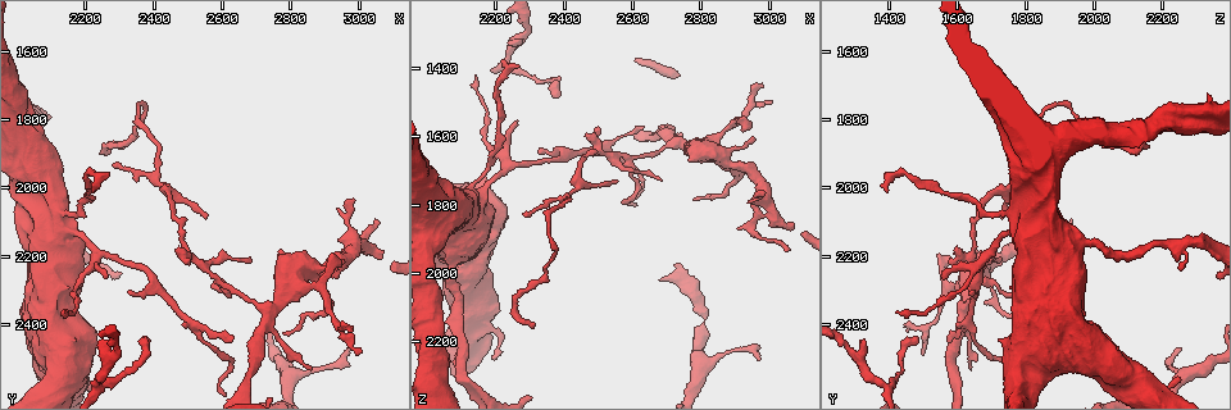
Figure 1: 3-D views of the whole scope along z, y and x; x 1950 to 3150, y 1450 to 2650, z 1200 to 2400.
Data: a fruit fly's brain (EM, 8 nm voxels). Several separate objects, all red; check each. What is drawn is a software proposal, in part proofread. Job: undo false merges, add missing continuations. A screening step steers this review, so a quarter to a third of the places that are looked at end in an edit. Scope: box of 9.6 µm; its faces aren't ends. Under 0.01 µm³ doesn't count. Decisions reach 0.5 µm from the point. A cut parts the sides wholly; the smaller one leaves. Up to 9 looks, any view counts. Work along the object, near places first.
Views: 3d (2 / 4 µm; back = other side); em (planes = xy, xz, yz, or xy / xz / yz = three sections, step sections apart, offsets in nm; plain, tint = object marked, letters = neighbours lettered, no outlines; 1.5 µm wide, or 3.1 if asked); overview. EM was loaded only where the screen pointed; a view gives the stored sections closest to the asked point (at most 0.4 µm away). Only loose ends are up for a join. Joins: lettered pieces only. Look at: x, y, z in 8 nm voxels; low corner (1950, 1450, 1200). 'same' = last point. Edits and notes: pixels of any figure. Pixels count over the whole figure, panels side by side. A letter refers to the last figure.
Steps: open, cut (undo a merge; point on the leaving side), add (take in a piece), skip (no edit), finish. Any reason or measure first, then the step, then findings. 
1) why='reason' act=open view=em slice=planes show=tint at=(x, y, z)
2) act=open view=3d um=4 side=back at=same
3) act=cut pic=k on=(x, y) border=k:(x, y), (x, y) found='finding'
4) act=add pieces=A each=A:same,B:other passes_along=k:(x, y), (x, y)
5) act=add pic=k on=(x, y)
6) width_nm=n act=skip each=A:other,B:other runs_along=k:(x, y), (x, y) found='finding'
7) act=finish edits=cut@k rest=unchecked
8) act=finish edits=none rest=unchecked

why='abrupt turn' act=open view=em slice=planes show=plain at=(2230, 2580, 1390)

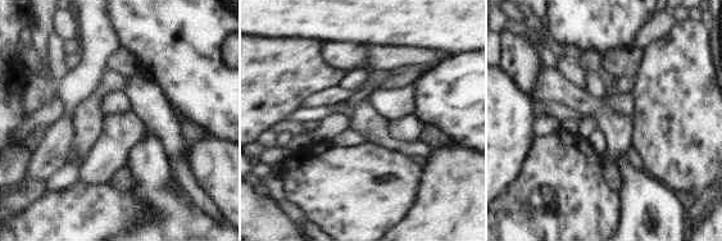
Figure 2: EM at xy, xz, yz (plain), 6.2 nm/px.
why='what lies round it' act=open view=em slice=planes show=letters at=same

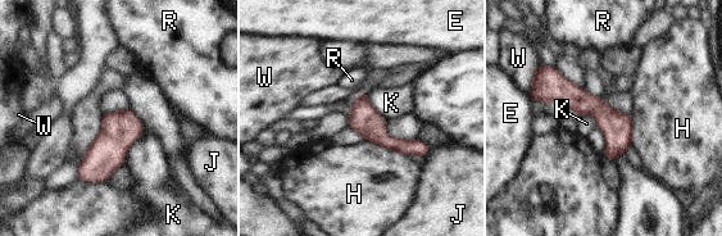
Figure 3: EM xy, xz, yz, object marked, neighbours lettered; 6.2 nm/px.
act=skip each=E:other,H:other,J:other,K:other,R:other,W:other runs_along=3:(535, 96), (593, 105), (623, 149) found='continuous, no second neuron'

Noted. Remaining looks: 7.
why='an open end' act=open view=em slice=planes show=letters at=(2140, 2370, 1420)

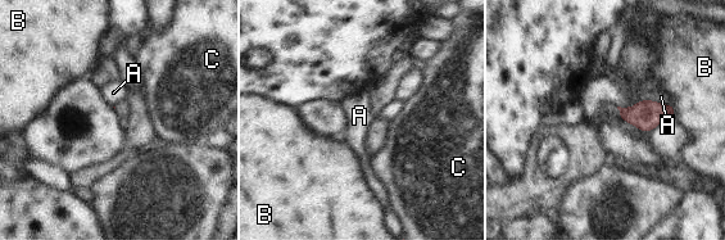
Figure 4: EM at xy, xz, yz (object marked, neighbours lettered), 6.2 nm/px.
act=skip each=A:other,B:other,C:other border=4:(638, 100), (653, 100), (670, 105) found='none of them fits'

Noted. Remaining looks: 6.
why='thin end' act=open view=em slice=planes show=letters at=(2220, 2020, 1390)

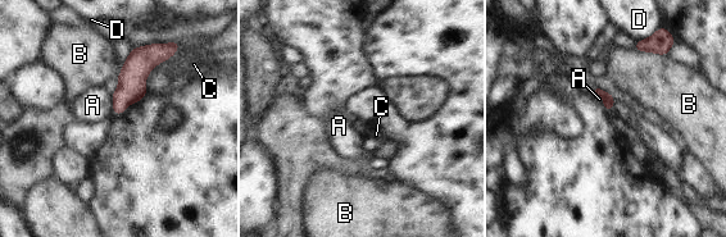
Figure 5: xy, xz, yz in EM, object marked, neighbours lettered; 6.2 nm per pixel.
act=skip each=A:other,B:other,C:other,D:other border=5:(110, 98), (113, 109) found='none of them fits'

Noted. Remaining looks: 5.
why='thin end' act=open view=3d um=2 at=(2960, 2200, 1610)

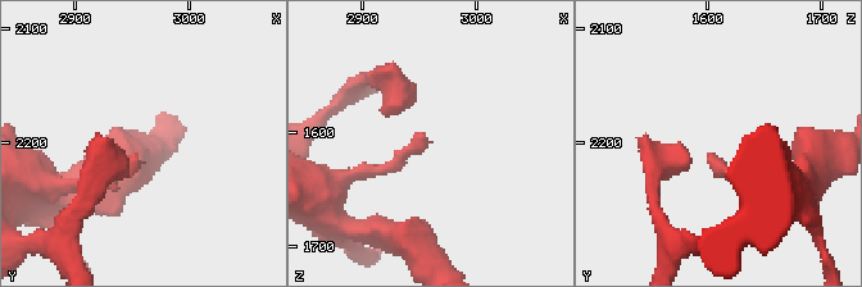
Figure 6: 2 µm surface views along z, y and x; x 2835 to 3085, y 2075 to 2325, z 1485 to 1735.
why='shape alone is not enough' act=open view=em slice=xy step=8 show=letters at=(2956, 2210, 1602)

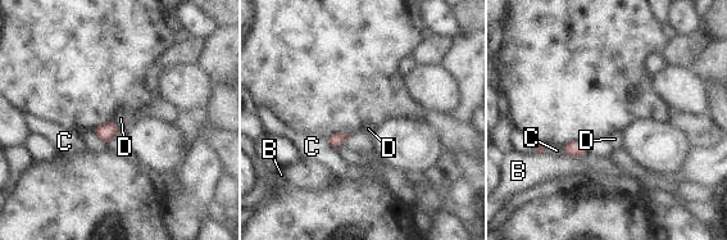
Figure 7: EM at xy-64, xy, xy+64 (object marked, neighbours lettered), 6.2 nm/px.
why='another direction' act=open view=em slice=planes show=letters at=same

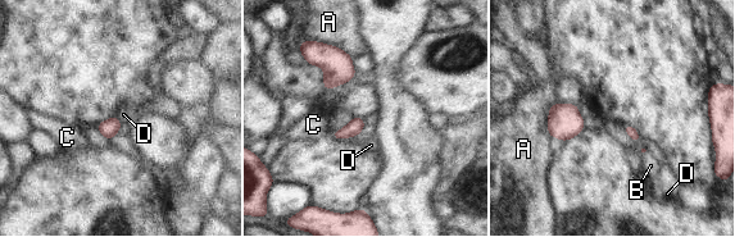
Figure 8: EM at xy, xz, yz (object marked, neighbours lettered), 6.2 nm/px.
act=skip each=A:other,B:other,C:other,D:other border=8:(116, 115), (122, 123) found='no lettered piece goes on from it'

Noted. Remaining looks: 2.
act=finish edits=none rest=unchecked

